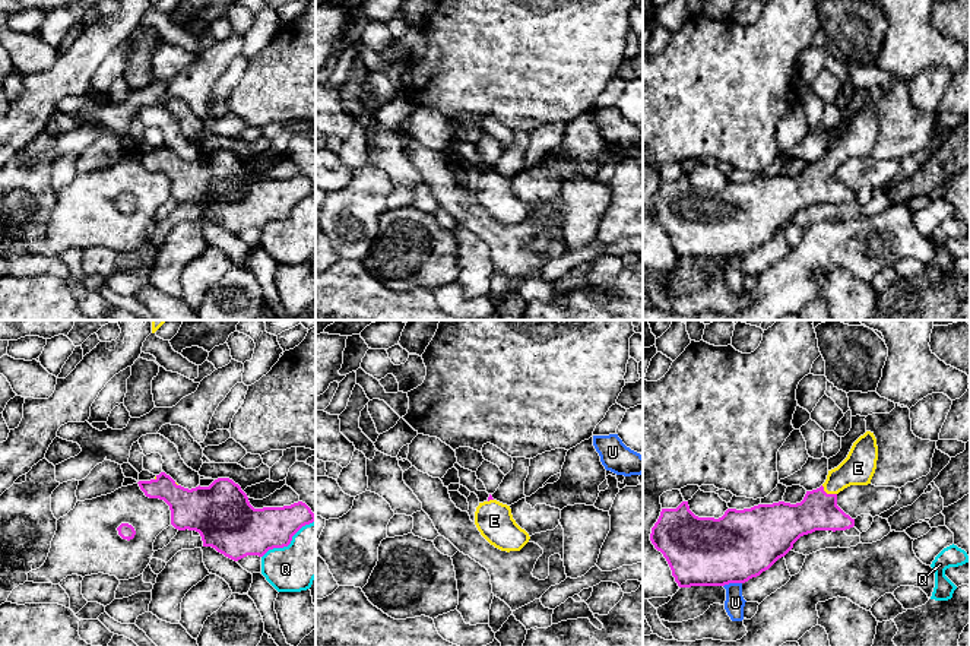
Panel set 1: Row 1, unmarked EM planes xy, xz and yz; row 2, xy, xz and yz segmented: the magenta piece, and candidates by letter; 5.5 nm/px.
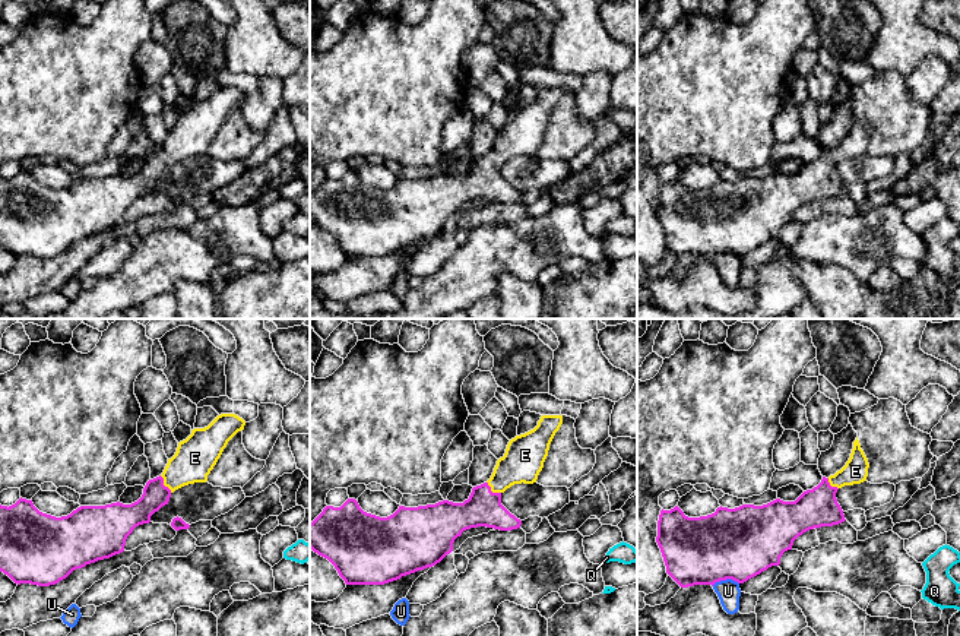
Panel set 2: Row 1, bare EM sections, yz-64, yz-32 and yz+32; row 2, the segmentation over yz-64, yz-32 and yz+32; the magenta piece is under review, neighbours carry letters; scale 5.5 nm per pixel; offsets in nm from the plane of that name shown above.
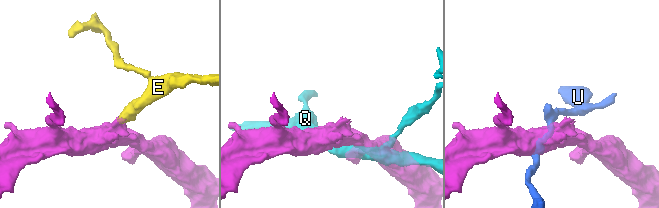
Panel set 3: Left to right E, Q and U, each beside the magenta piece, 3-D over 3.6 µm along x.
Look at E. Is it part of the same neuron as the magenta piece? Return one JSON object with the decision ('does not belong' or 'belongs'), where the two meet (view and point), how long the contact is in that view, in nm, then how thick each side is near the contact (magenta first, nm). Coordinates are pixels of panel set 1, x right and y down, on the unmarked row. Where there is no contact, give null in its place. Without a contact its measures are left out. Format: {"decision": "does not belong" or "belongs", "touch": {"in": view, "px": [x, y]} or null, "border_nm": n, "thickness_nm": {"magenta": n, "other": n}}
{"decision": "belongs", "touch": {"in": "yz", "px": [829, 167]}, "border_nm": 100, "thickness_nm": {"magenta": 220, "other": 180}}

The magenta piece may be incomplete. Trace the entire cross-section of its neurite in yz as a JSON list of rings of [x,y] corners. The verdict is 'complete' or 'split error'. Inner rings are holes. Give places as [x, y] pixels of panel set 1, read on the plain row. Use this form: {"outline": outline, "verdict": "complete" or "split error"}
{"outline": [[[866,104],[853,115],[847,130],[828,143],[825,155],[806,164],[801,175],[779,174],[744,183],[728,181],[722,190],[714,191],[695,189],[688,174],[682,174],[676,181],[662,181],[652,200],[650,213],[666,231],[679,260],[745,256],[784,229],[801,209],[815,203],[836,205],[853,200],[855,191],[837,178],[837,167],[850,158],[871,156],[877,133],[877,111],[874,105]]], "verdict": "split error"}

